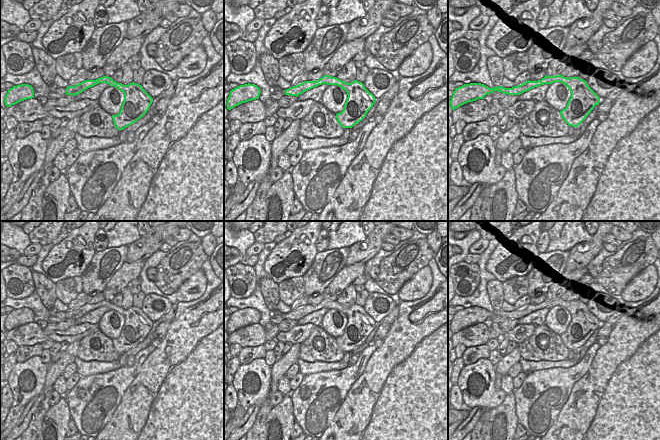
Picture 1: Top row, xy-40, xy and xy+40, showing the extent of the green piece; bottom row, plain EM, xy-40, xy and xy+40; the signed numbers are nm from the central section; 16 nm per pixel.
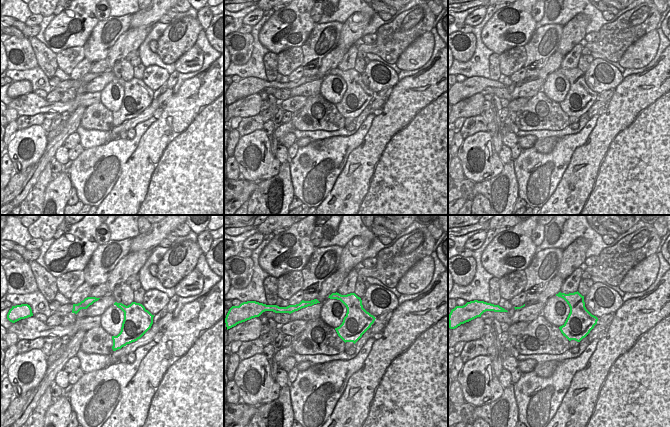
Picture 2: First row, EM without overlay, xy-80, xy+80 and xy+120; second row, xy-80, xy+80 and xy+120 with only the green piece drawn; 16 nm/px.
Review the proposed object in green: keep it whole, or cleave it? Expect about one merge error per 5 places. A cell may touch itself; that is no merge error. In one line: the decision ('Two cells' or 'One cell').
One cell

